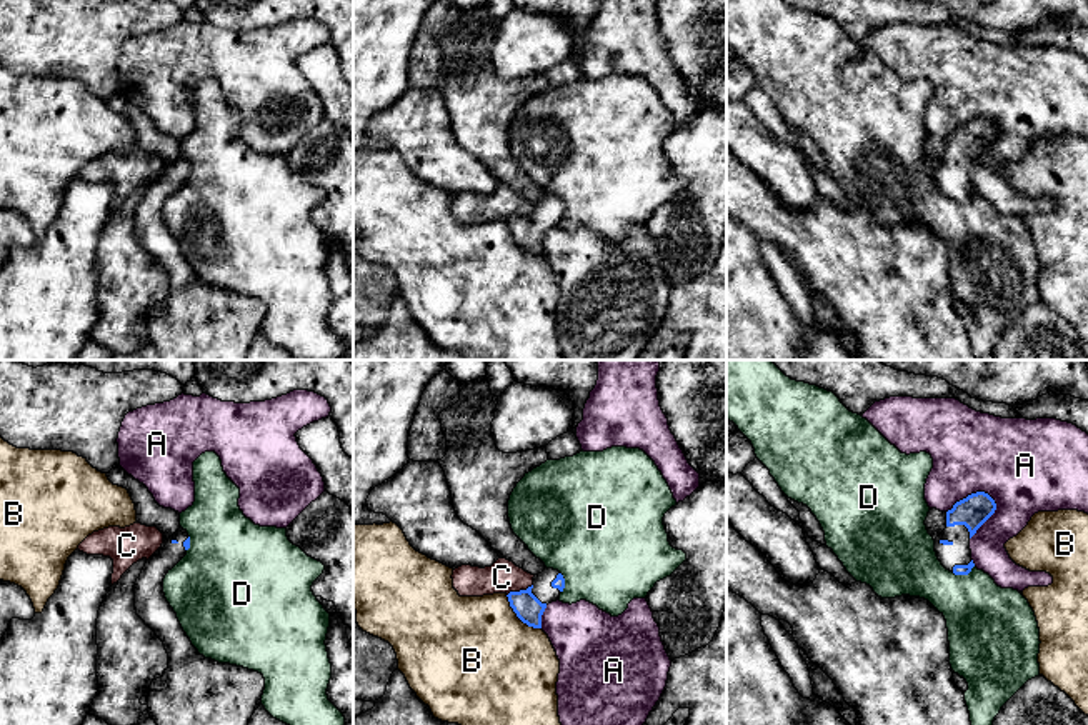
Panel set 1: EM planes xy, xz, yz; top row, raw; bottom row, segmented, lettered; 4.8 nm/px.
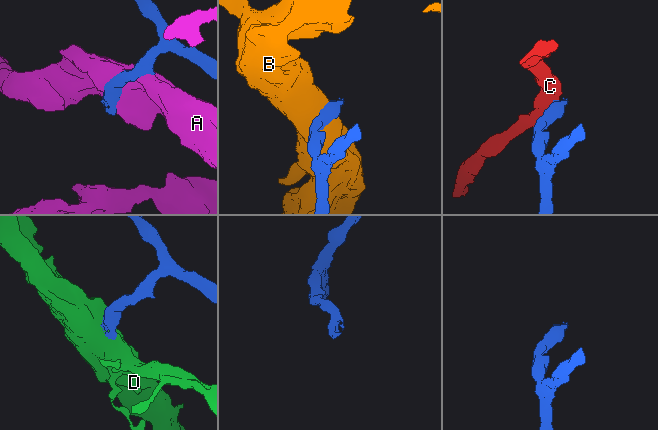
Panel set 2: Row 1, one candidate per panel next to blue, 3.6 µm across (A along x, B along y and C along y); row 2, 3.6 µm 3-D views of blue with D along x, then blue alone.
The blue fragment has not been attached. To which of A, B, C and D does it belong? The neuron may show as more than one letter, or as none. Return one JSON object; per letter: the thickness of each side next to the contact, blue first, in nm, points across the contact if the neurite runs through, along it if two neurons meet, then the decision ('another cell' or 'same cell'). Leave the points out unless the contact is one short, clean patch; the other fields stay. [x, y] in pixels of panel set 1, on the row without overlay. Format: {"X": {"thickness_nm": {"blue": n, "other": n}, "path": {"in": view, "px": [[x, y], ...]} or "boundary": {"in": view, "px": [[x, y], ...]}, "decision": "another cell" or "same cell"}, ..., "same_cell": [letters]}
{"A": {"thickness_nm": {"blue": 150, "other": 380}, "decision": "another cell"}, "B": {"thickness_nm": {"blue": 140, "other": 500}, "decision": "another cell"}, "C": {"thickness_nm": {"blue": 140, "other": 160}, "boundary": {"in": "xz", "px": [[532, 210], [507, 222]]}, "decision": "another cell"}, "D": {"thickness_nm": {"blue": 50, "other": 360}, "decision": "another cell"}, "same_cell": []}

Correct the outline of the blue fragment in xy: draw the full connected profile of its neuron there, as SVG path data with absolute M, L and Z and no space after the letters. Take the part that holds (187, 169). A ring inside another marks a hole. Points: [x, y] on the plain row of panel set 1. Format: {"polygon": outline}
{"polygon": "M180 153L135 208L137 242L168 280L168 295L150 312L148 340L160 360L248 360L248 348L262 332L263 302L200 282L163 220L165 202L188 175L190 163Z"}

